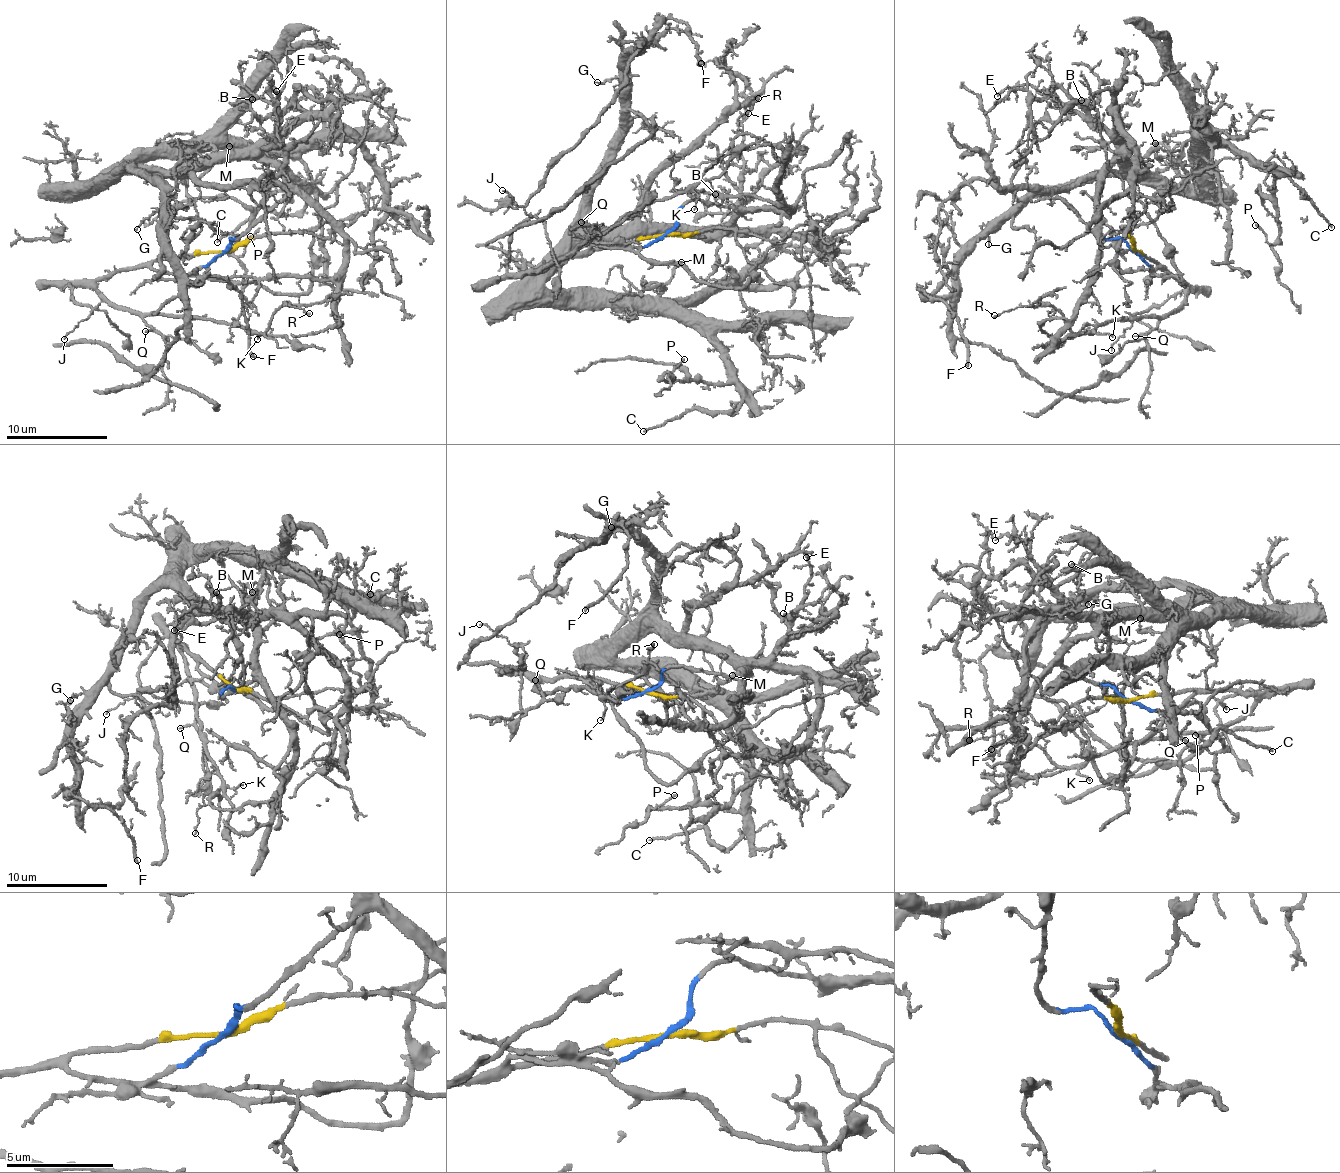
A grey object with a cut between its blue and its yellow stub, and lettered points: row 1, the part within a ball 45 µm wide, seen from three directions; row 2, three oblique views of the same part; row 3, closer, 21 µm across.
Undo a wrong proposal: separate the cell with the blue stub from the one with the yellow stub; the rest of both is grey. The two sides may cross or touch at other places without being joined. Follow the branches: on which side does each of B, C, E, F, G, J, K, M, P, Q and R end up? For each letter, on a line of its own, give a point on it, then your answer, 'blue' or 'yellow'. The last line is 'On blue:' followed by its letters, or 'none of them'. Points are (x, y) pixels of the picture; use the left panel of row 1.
B: at (252, 99); blue
C: at (217, 242); blue
E: at (276, 91); blue
F: at (253, 356); blue
G: at (137, 229); blue
J: at (64, 339); yellow
K: at (257, 339); yellow
M: at (229, 146); blue
P: at (250, 236); blue
Q: at (145, 331); yellow
R: at (309, 313); yellow
On blue: B, C, E, F, G, M, P

